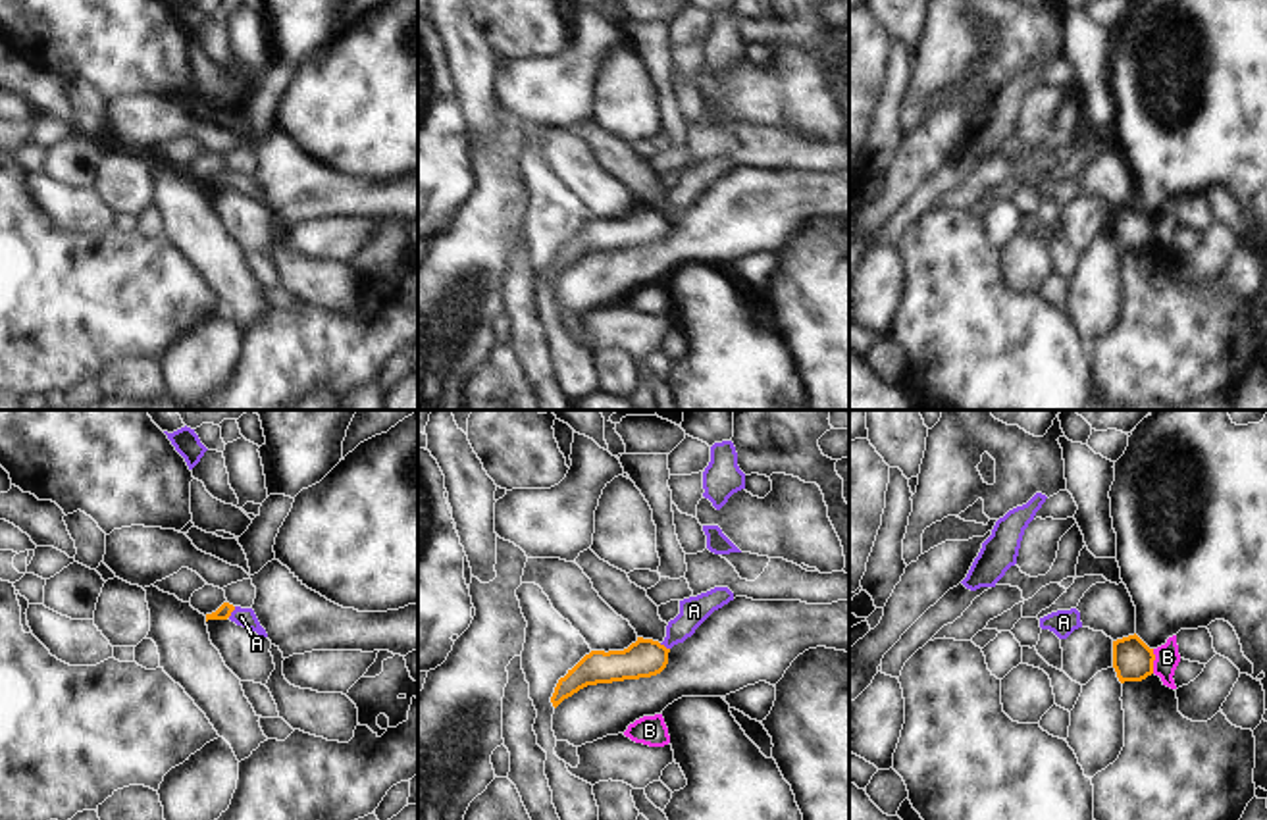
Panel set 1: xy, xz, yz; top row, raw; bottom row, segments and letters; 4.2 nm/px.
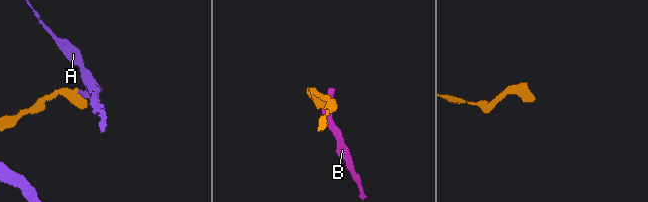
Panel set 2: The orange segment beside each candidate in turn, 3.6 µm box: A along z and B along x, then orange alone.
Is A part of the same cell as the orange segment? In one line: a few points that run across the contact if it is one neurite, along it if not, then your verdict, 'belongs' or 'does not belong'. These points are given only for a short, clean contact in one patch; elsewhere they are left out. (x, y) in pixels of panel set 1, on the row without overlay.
xy (226, 178), (232, 179), (241, 185) | belongs

